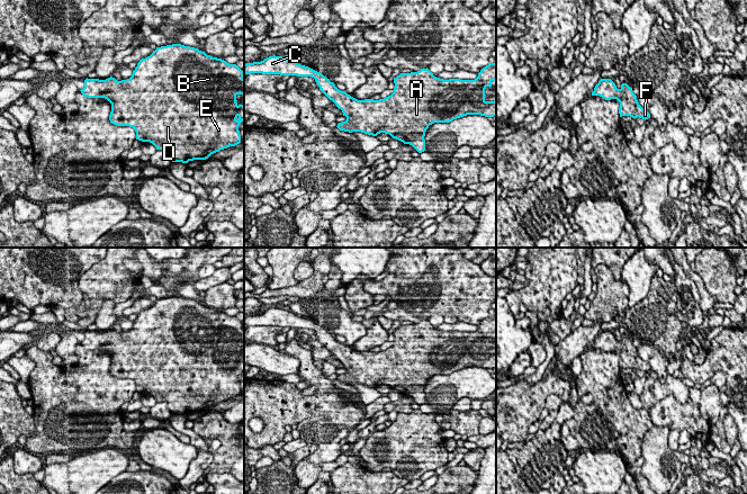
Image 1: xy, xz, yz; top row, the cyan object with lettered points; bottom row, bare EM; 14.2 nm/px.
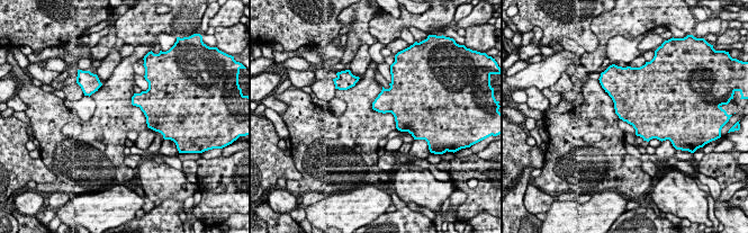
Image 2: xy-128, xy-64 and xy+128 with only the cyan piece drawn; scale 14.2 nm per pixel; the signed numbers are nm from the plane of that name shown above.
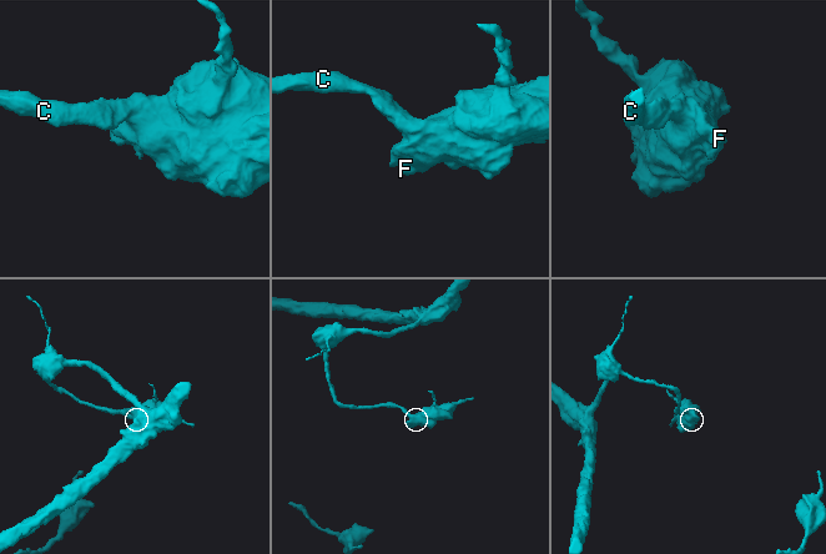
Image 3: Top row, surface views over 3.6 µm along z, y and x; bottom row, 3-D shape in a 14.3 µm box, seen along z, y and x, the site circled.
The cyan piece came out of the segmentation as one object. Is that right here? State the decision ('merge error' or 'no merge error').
no merge error

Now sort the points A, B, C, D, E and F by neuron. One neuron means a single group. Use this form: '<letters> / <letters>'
A B C D E F

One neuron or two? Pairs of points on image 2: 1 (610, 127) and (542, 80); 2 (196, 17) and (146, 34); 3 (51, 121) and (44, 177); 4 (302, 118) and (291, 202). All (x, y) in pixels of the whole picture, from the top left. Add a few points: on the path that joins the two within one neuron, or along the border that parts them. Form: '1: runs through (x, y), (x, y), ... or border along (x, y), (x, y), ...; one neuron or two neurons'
1: border along (548, 88), (541, 90); two neurons
2: runs through (185, 28), (159, 27); one neuron
3: border along (39, 159), (55, 176), (53, 182); two neurons
4: border along (285, 189), (293, 194); two neurons

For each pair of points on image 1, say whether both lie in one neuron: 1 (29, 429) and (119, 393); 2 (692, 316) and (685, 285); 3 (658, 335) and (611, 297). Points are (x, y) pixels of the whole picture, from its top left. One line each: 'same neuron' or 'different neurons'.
1: different neurons
2: same neuron
3: different neurons

